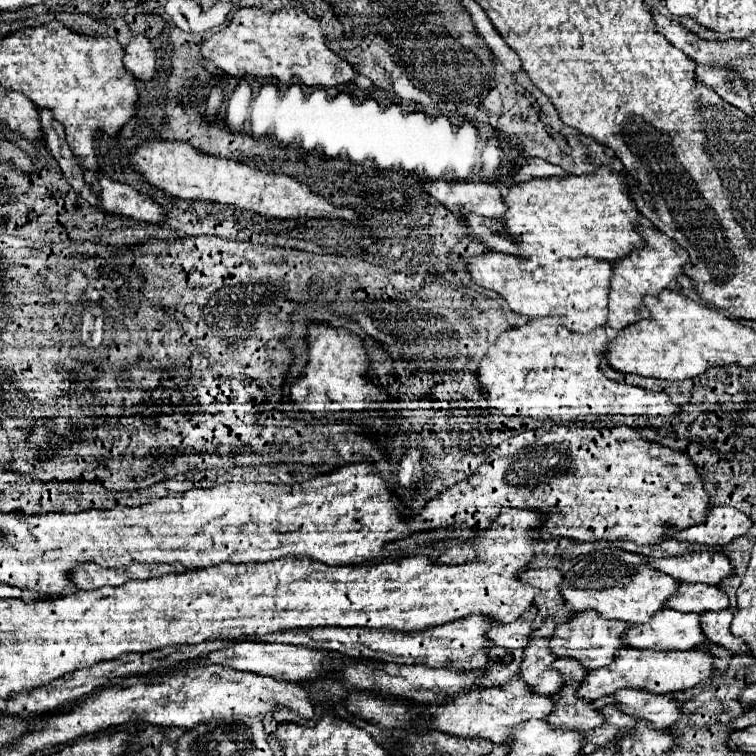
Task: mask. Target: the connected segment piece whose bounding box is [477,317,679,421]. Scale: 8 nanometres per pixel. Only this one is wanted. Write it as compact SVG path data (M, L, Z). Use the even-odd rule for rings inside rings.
M539 317L531 319L525 325L515 325L507 329L485 353L485 357L479 361L477 379L481 385L481 395L491 401L491 407L499 409L505 417L533 417L533 419L545 419L545 417L557 417L561 421L575 421L577 417L585 415L675 415L677 405L671 403L671 399L665 393L647 391L641 387L633 387L627 383L617 383L607 379L601 369L599 361L603 357L603 351L607 349L607 331L605 327L597 327L595 331L587 335L571 333L565 329L561 319L555 317Z

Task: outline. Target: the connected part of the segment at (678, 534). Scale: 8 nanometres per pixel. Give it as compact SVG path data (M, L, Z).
M713 507L711 511L707 511L707 519L703 523L683 531L671 531L671 535L667 537L697 545L723 547L733 539L745 535L749 527L751 519L745 513L737 511L735 507Z

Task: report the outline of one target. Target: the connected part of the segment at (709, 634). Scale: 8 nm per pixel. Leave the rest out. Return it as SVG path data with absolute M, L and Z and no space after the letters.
M729 609L707 611L707 613L699 615L699 623L709 641L713 641L721 647L727 647L733 653L747 653L747 645L741 639L737 639L735 635L731 635L731 631L729 631L731 619L733 619L733 613Z

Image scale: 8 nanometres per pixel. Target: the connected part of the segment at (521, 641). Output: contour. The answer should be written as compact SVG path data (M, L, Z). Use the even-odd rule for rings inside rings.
M517 619L509 625L497 625L491 631L487 631L487 637L493 641L493 645L507 647L507 649L523 649L529 643L531 633L531 621Z

